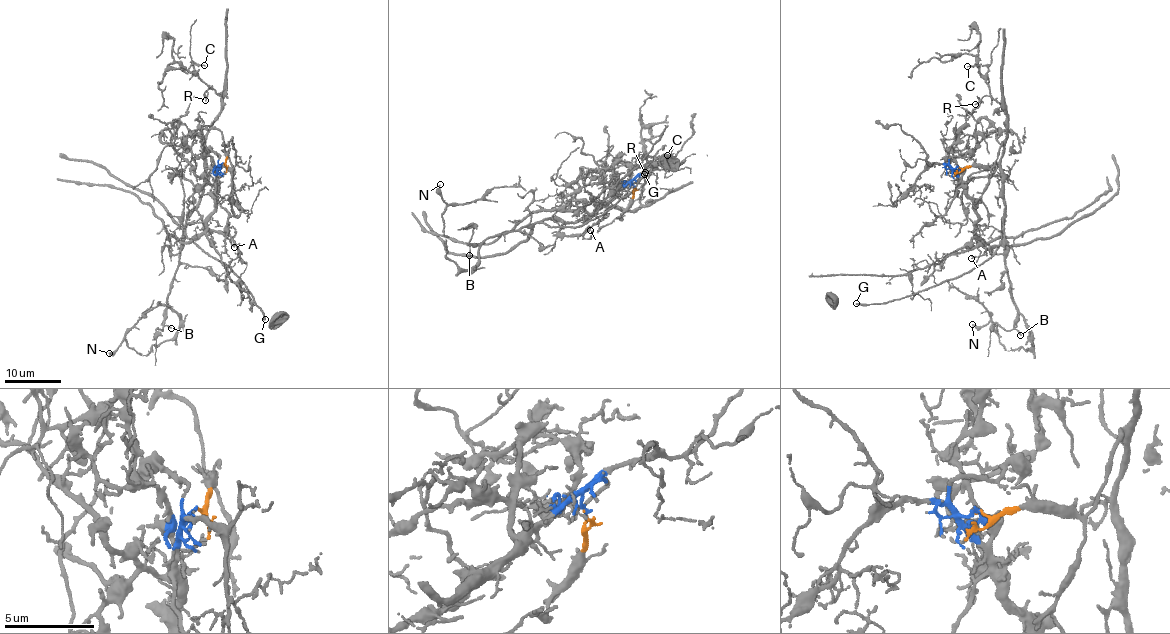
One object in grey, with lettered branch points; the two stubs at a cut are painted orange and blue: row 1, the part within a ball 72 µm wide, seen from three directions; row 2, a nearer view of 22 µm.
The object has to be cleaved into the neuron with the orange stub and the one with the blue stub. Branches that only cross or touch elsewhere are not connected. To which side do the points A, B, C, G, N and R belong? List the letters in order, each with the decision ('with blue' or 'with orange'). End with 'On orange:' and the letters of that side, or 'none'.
A: with orange
B: with orange
C: with orange
G: with orange
N: with orange
R: with orange
On orange: A, B, C, G, N, R

